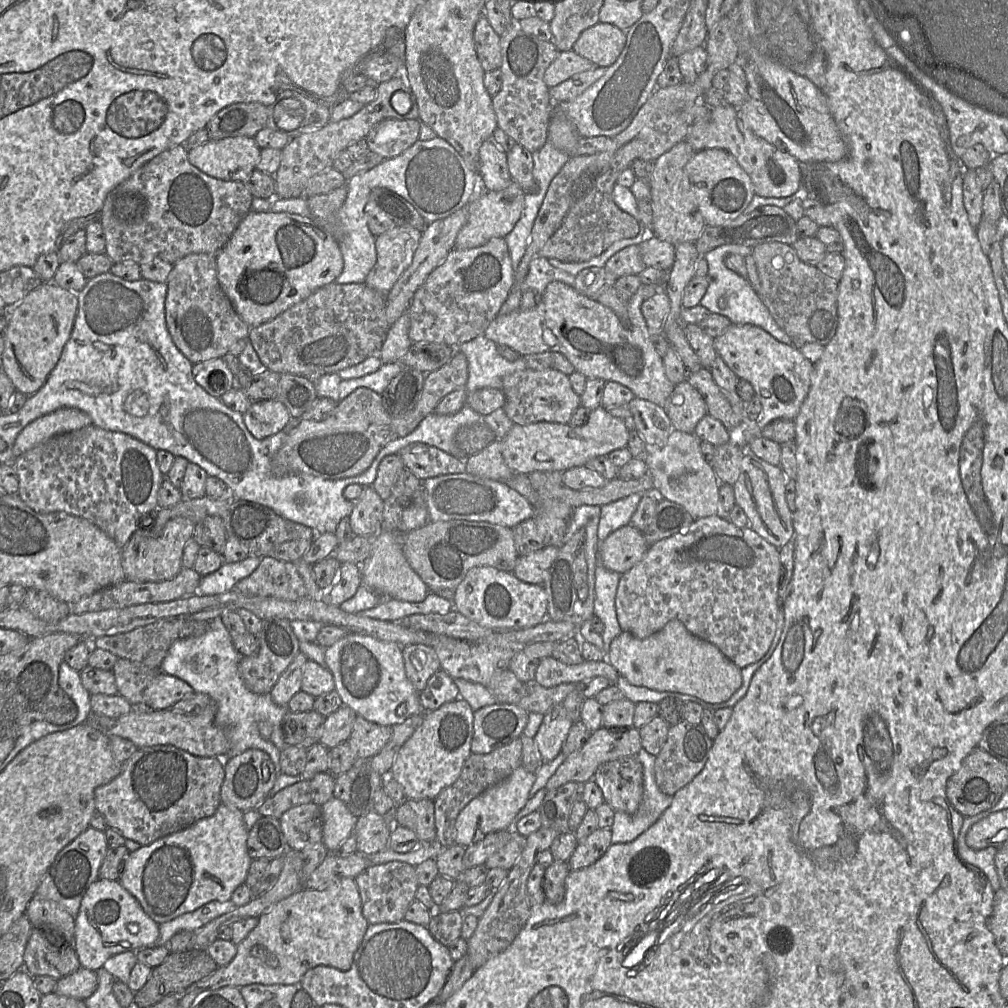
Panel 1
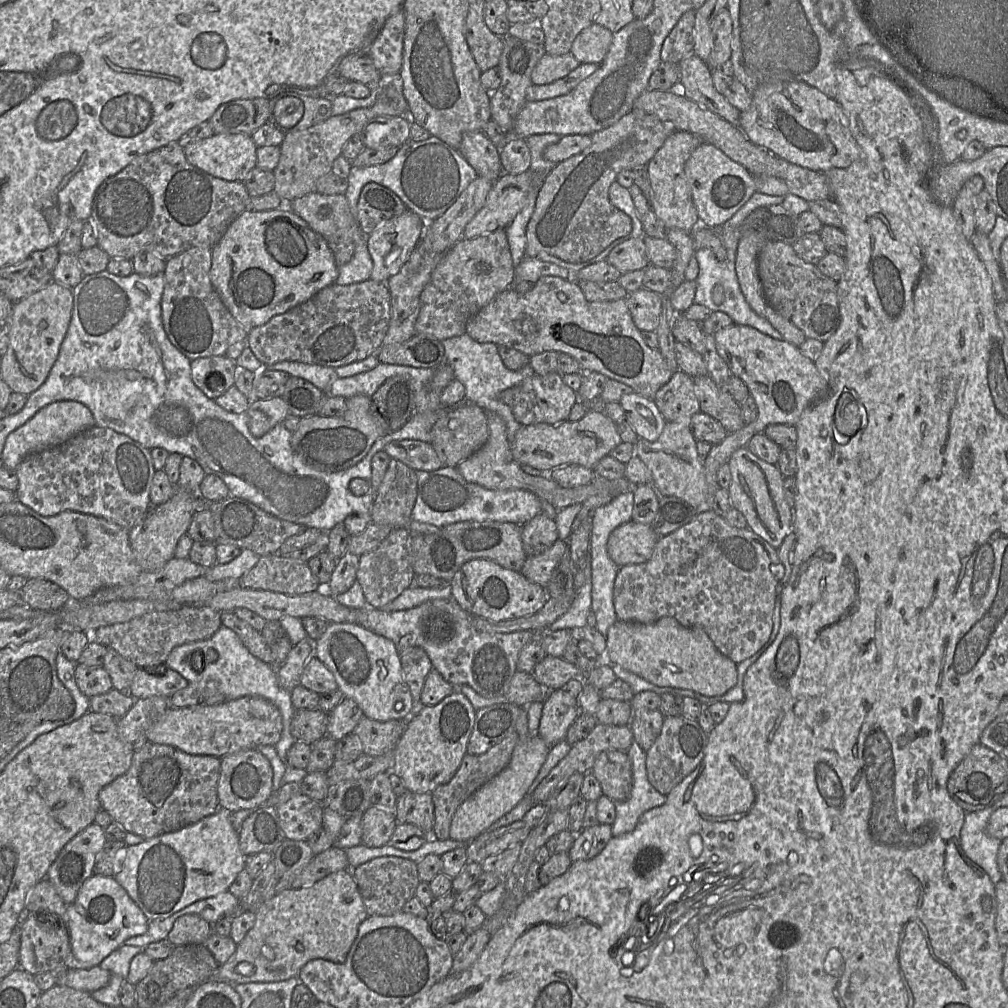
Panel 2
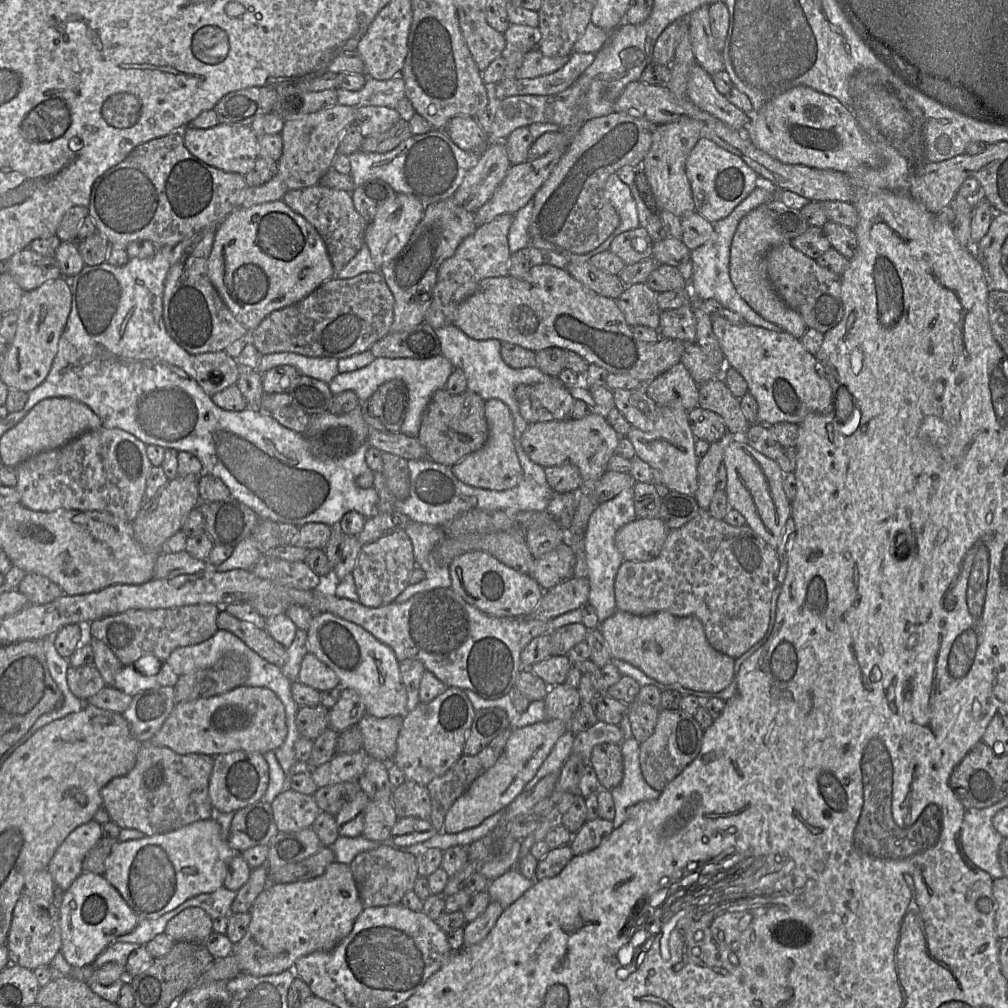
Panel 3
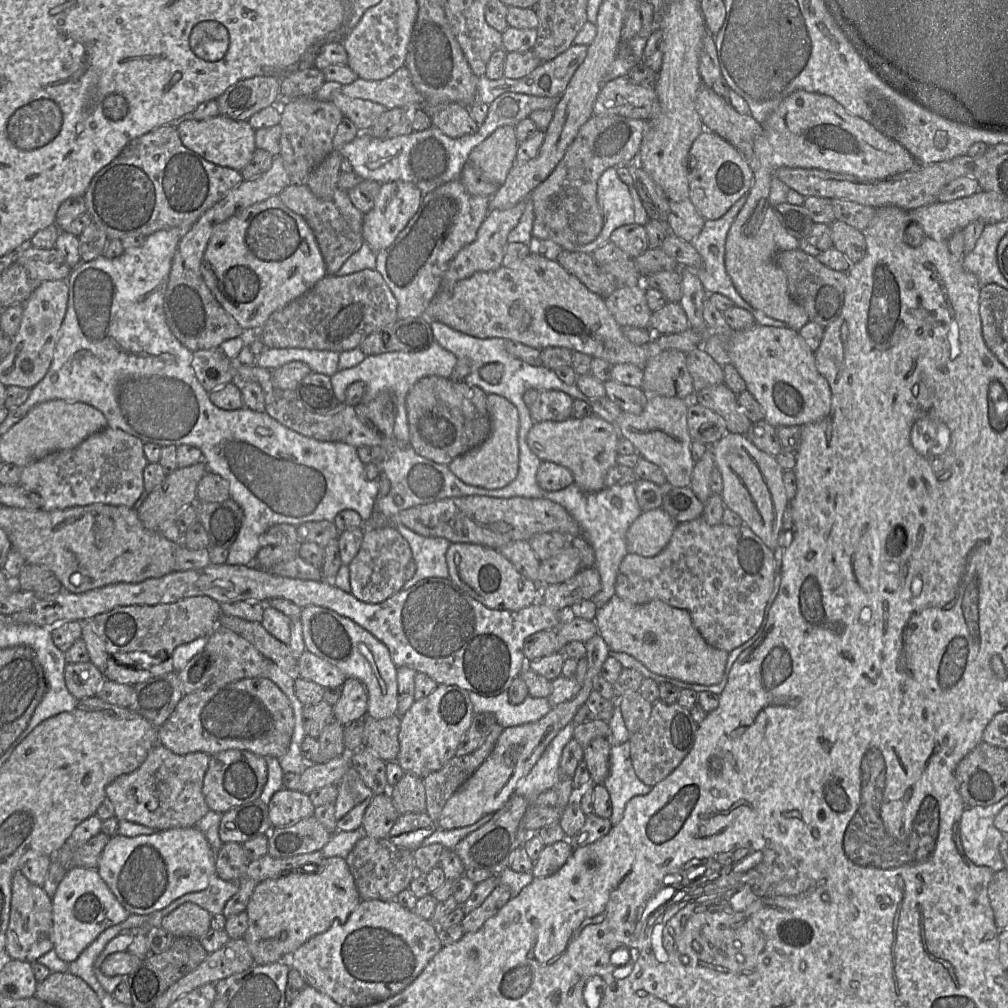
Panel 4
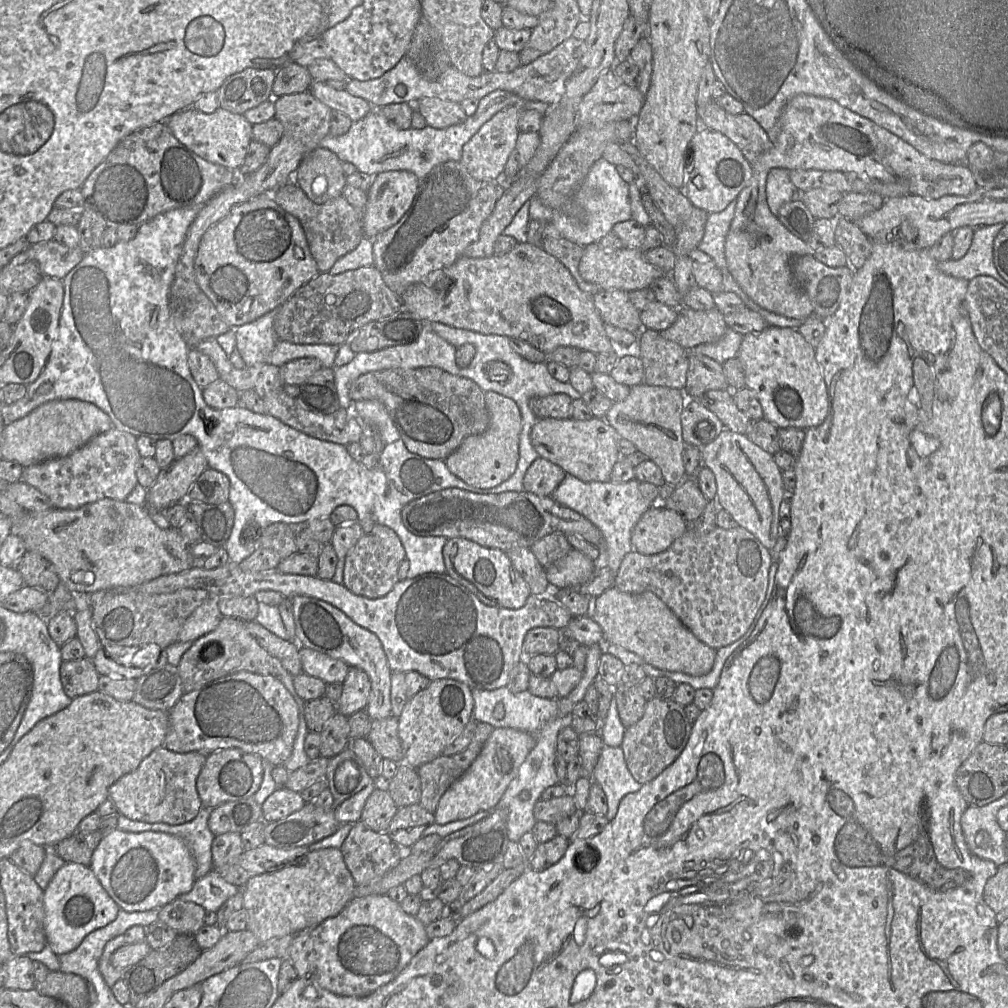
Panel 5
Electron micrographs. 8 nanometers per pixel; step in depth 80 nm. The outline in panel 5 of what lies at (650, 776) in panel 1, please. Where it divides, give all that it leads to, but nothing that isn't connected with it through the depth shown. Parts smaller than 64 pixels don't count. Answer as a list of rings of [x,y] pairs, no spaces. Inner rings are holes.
[[[621,747],[603,748],[592,773],[592,780],[601,786],[607,797],[608,811],[605,816],[608,821],[613,820],[617,815],[621,799],[642,787],[642,784],[629,772]]]

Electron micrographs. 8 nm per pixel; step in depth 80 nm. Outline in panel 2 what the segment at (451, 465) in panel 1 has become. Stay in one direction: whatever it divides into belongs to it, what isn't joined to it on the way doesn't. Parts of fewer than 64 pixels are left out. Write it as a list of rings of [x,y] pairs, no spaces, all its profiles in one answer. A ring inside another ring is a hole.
[[[405,439],[388,443],[383,451],[415,471],[434,471],[445,466],[429,442]]]

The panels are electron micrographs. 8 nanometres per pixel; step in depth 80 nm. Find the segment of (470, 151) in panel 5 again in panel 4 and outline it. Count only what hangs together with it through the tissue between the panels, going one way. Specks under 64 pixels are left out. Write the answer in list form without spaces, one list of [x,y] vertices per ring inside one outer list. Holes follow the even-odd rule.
[[[501,126],[477,145],[463,166],[460,181],[471,195],[492,197],[505,182],[508,172],[515,163],[518,148],[515,127]]]

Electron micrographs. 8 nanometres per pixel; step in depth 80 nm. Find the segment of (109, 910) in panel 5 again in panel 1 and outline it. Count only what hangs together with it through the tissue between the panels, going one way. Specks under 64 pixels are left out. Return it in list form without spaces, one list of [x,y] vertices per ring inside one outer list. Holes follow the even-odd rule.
[[[98,879],[89,886],[75,918],[75,951],[82,968],[97,971],[116,954],[155,947],[158,938],[159,924],[145,913],[138,900],[119,881]]]

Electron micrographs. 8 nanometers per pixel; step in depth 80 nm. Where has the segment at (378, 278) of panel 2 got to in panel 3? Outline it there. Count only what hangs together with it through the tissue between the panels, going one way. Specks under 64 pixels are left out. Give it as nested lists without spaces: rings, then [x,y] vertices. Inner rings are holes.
[[[398,193],[385,202],[377,211],[374,219],[367,223],[365,243],[368,246],[374,264],[379,268],[395,258],[408,242],[414,229],[423,217],[425,207],[413,195]]]

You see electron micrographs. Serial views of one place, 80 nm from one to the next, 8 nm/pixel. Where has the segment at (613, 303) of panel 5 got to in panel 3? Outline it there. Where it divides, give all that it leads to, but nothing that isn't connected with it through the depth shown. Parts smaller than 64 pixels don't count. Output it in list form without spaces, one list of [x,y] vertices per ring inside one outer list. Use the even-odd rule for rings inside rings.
[[[646,283],[626,286],[616,301],[631,327],[647,326],[658,330],[662,310],[658,306],[657,294]]]

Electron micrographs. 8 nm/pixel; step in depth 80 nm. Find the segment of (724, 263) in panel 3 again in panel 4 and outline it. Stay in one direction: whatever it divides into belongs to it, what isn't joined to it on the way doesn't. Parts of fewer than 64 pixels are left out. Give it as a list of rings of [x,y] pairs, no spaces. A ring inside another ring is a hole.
[[[747,194],[738,199],[731,208],[716,220],[705,220],[703,229],[699,235],[691,242],[697,252],[702,257],[702,265],[698,270],[694,270],[708,294],[720,293],[731,299],[735,306],[742,307],[753,314],[760,325],[787,327],[783,321],[767,316],[763,311],[752,307],[737,291],[725,267],[725,245],[728,232],[739,211],[747,200]]]

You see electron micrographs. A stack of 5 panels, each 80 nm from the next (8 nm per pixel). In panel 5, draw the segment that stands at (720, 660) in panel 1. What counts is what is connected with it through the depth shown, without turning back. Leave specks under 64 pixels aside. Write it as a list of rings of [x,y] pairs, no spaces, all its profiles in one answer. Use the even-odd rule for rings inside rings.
[[[612,586],[592,600],[592,618],[603,630],[604,643],[621,646],[656,668],[703,676],[714,665],[716,649],[697,639],[651,591],[628,594]]]

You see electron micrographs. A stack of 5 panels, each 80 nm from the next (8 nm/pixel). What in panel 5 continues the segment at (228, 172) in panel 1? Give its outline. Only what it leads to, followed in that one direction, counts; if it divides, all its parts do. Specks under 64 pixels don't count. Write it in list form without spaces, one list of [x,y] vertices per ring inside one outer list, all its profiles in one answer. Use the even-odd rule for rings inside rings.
[[[189,107],[171,115],[165,123],[173,135],[196,155],[233,171],[239,171],[252,140],[252,124],[245,116],[221,107],[209,114]]]

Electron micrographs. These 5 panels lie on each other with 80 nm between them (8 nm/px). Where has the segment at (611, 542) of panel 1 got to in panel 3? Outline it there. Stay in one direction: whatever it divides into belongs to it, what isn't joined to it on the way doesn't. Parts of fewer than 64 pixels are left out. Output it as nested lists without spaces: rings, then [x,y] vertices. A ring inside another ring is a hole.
[[[659,517],[637,518],[617,531],[615,545],[624,561],[650,561],[660,554],[669,532]]]

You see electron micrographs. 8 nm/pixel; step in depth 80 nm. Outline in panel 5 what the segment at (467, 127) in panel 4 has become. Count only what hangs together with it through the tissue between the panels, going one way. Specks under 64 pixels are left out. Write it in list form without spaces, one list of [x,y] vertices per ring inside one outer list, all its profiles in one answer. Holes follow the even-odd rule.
[[[424,97],[414,106],[424,117],[427,125],[437,129],[462,123],[467,118],[459,103],[437,97]]]

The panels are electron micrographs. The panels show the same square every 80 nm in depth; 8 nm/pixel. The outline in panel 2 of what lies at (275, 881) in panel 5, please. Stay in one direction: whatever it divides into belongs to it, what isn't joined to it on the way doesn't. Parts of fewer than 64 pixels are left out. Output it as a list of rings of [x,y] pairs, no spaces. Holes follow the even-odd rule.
[[[350,869],[332,873],[318,882],[302,888],[288,888],[255,910],[255,924],[237,944],[234,955],[218,966],[209,979],[230,985],[251,982],[277,982],[297,977],[300,969],[310,960],[326,959],[343,963],[357,937],[359,925],[368,917],[357,883]]]

